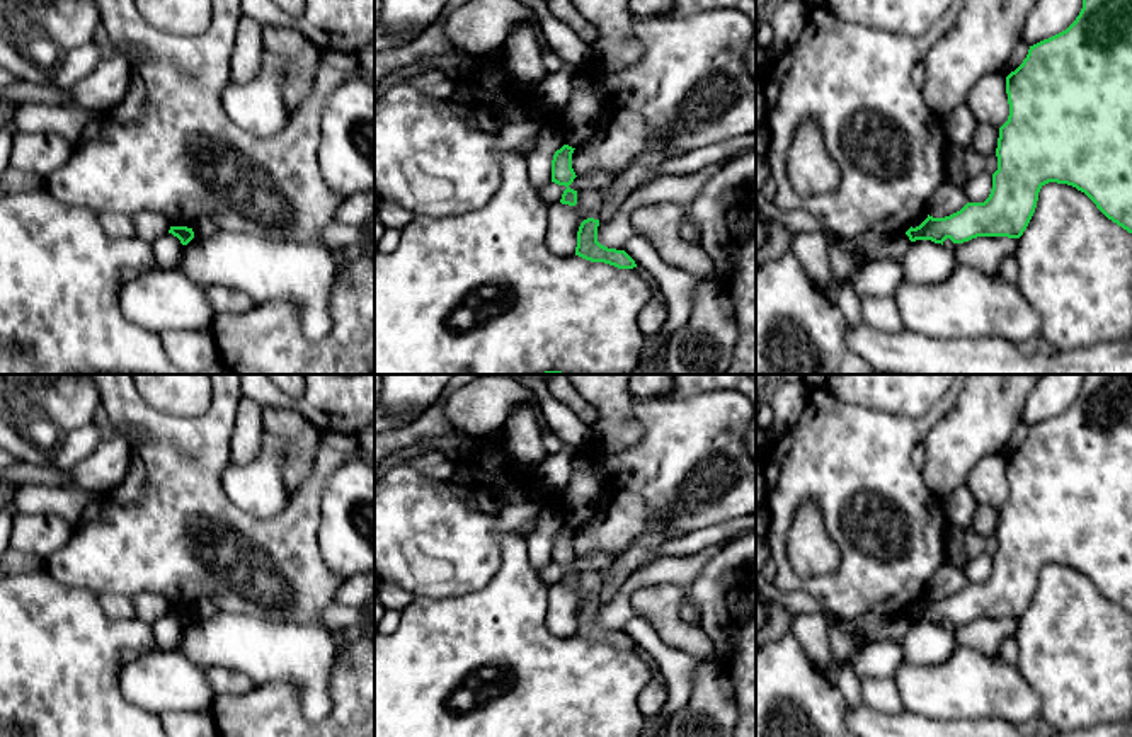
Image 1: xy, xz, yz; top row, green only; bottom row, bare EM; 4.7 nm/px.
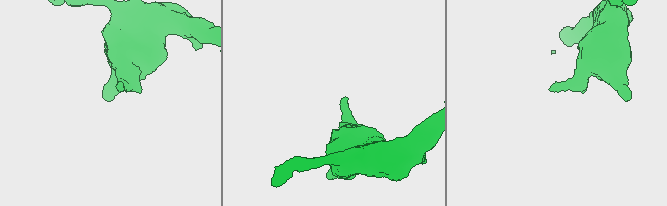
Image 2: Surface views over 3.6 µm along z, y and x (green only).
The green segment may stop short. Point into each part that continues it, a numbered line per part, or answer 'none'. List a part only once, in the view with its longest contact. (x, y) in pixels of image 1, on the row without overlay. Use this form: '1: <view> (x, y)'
none

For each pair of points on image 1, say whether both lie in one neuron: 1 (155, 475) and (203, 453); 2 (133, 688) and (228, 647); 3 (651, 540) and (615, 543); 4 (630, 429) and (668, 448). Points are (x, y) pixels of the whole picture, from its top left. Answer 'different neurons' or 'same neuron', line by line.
1: same neuron
2: different neurons
3: different neurons
4: different neurons

